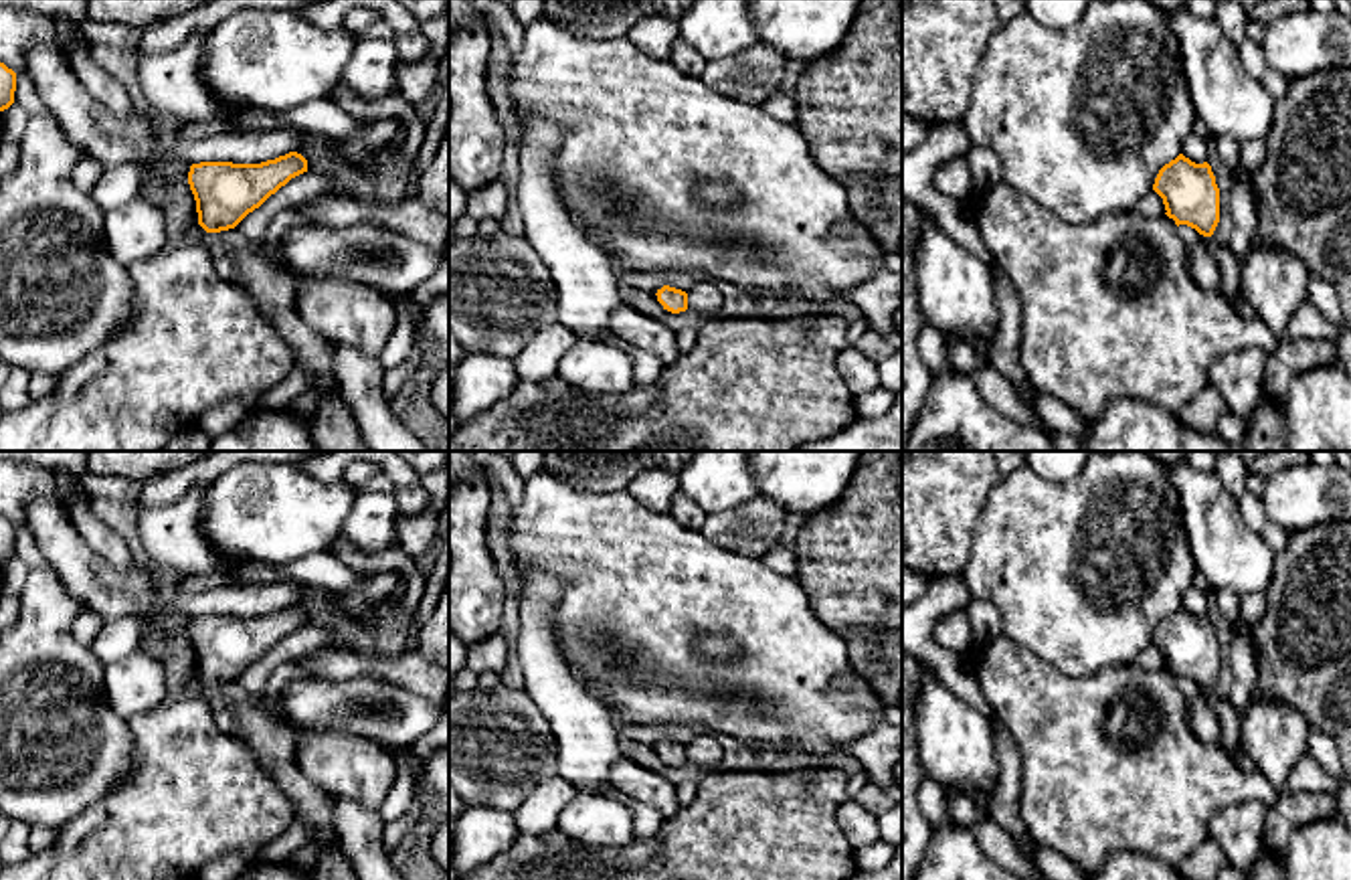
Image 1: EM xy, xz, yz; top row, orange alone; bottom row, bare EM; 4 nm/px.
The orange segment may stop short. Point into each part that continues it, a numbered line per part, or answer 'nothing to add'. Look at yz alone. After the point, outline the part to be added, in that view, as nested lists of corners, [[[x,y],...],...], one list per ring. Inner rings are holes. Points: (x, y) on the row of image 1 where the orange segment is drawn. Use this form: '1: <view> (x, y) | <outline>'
1: yz (1206, 272) | [[[1179,225],[1177,231],[1191,259],[1191,279],[1197,281],[1203,289],[1220,293],[1222,271],[1207,243],[1207,237],[1199,235],[1195,229],[1187,225]]]

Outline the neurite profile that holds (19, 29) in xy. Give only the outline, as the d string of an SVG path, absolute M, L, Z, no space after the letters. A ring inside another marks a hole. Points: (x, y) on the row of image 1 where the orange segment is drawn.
M0 6L0 63L14 73L22 73L26 47L36 40L59 45L53 16Z

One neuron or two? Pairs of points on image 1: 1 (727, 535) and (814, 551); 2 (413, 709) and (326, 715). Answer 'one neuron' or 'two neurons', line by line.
1: two neurons
2: one neuron

